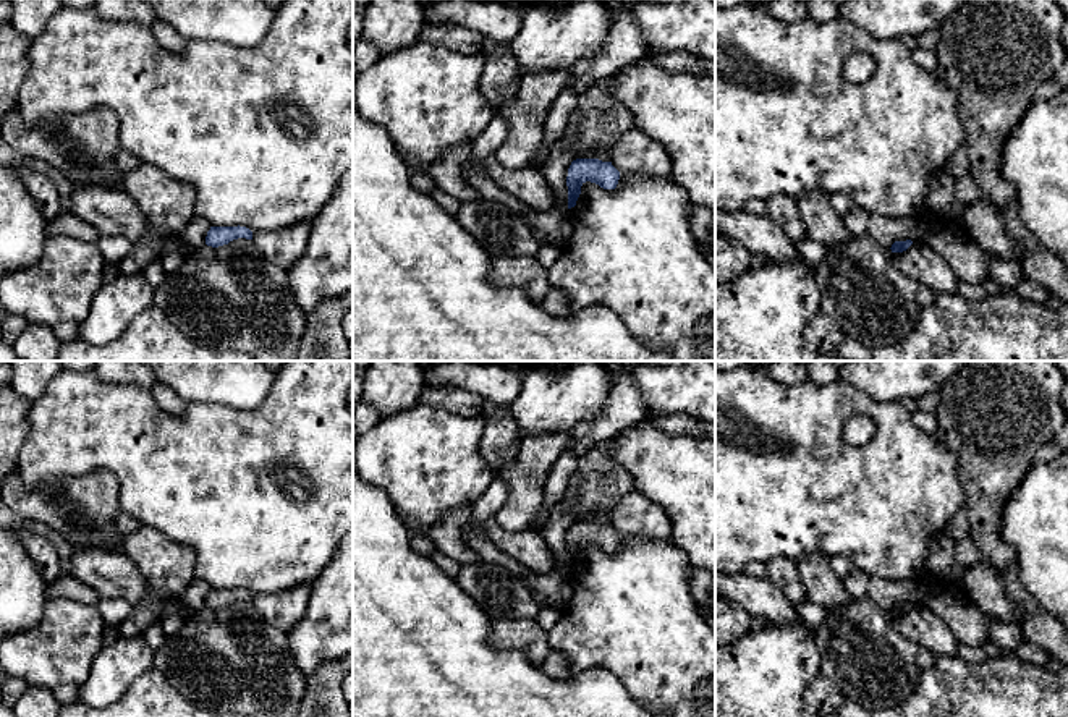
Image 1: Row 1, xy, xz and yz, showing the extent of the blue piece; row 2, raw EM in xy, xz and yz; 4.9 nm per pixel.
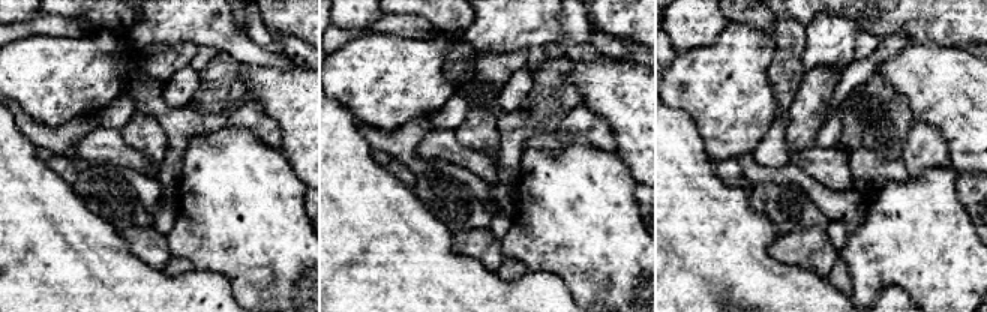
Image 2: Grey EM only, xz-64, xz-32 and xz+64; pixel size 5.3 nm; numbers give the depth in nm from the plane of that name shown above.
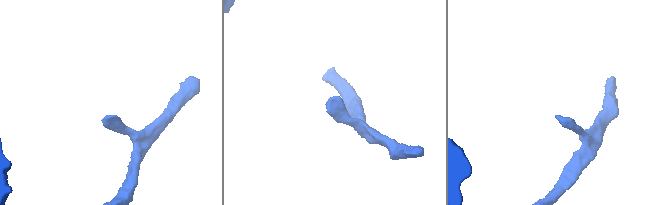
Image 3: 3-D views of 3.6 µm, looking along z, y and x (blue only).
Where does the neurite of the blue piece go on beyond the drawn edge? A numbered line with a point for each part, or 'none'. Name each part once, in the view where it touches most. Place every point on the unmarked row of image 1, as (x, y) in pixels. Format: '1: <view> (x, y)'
1: xz (555, 533)

